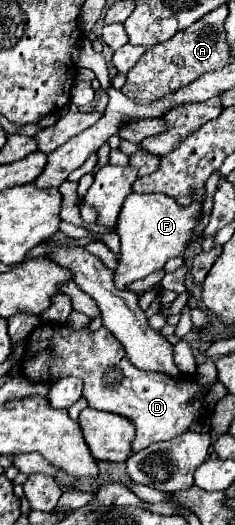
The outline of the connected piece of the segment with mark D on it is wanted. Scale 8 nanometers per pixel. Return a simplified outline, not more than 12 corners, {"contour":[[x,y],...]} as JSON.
{"contour":[[40,324],[32,382],[84,380],[90,408],[136,426],[132,450],[180,436],[208,392],[138,370],[112,332]]}

